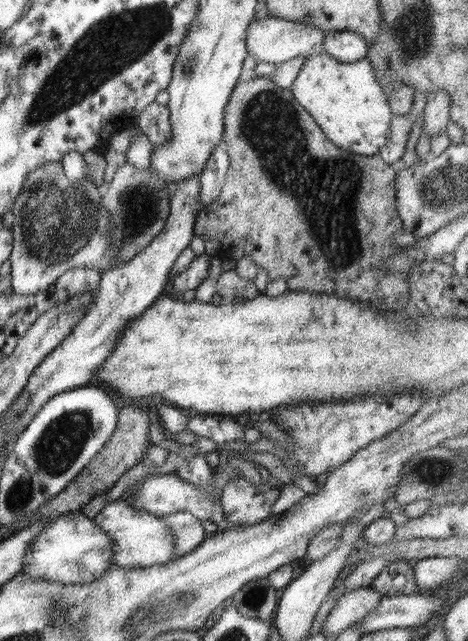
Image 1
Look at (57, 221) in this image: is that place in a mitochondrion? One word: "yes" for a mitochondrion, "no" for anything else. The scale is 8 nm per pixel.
yes

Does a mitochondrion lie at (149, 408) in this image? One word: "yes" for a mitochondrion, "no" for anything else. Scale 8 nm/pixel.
no

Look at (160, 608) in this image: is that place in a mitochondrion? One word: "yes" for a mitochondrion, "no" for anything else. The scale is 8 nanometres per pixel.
yes

